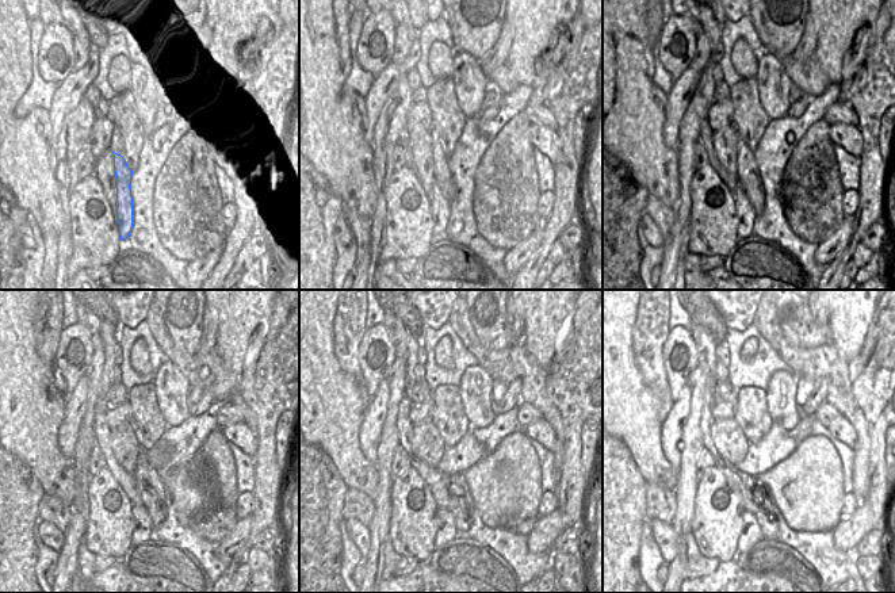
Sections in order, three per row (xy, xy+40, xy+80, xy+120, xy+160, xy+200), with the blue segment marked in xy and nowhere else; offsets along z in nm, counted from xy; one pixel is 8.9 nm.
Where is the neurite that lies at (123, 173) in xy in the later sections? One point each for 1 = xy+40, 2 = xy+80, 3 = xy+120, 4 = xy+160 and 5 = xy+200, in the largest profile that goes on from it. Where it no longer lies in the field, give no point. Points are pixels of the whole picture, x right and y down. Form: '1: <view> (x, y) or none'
1: xy+40 (440, 209)
2: xy+80 (745, 211)
3: xy+120 (142, 527)
4: xy+160 (447, 530)
5: xy+200 (750, 535)

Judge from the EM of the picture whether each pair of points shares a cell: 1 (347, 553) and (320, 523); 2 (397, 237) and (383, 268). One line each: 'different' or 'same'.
1: different
2: different

